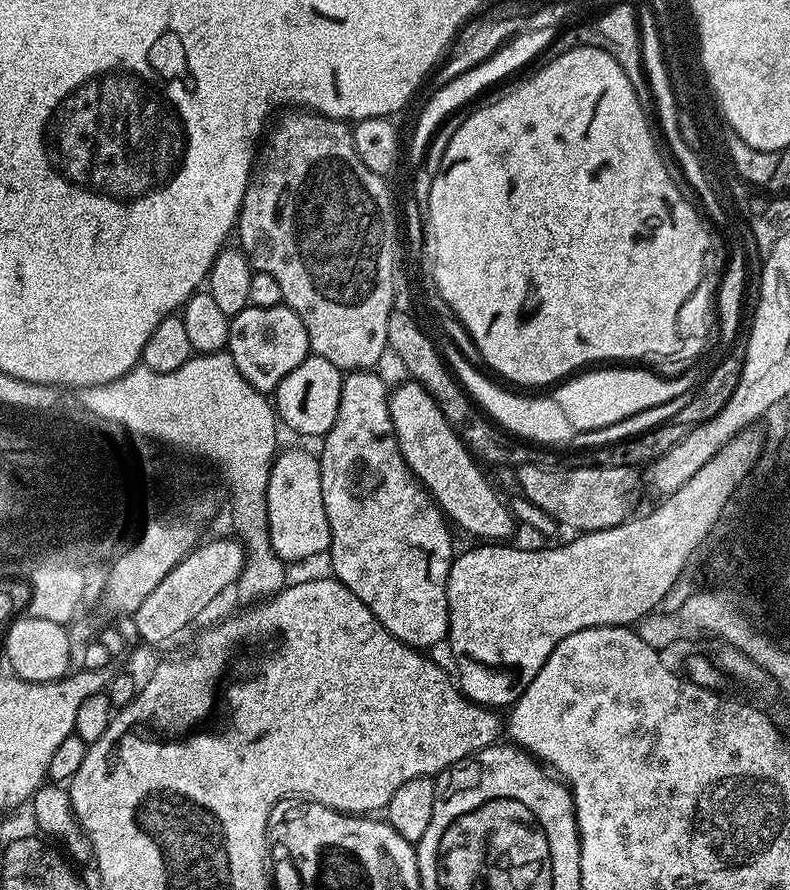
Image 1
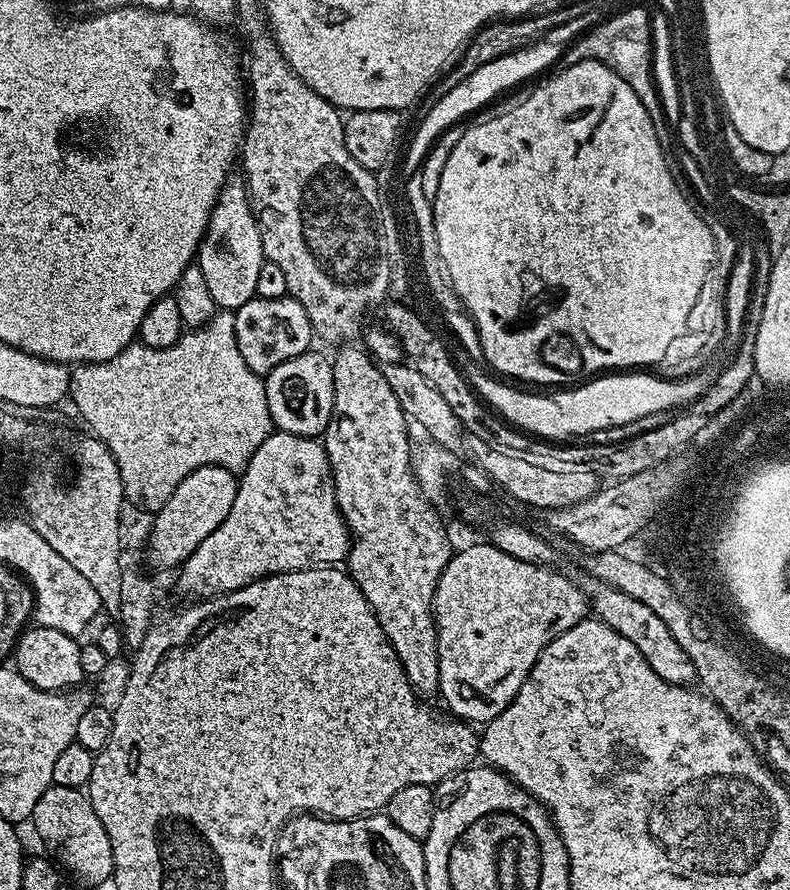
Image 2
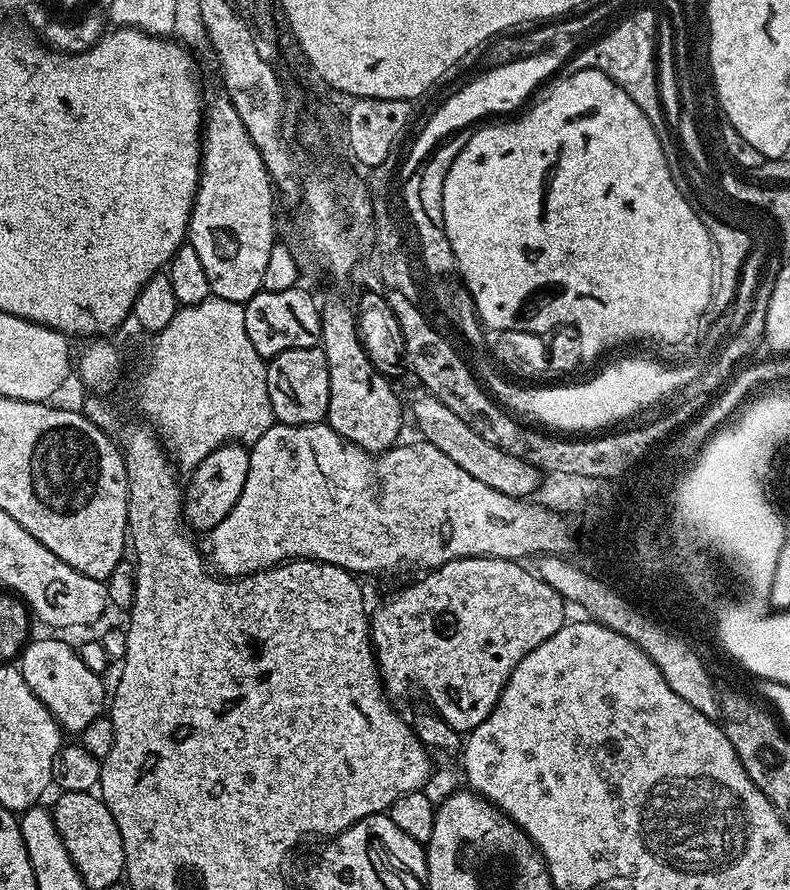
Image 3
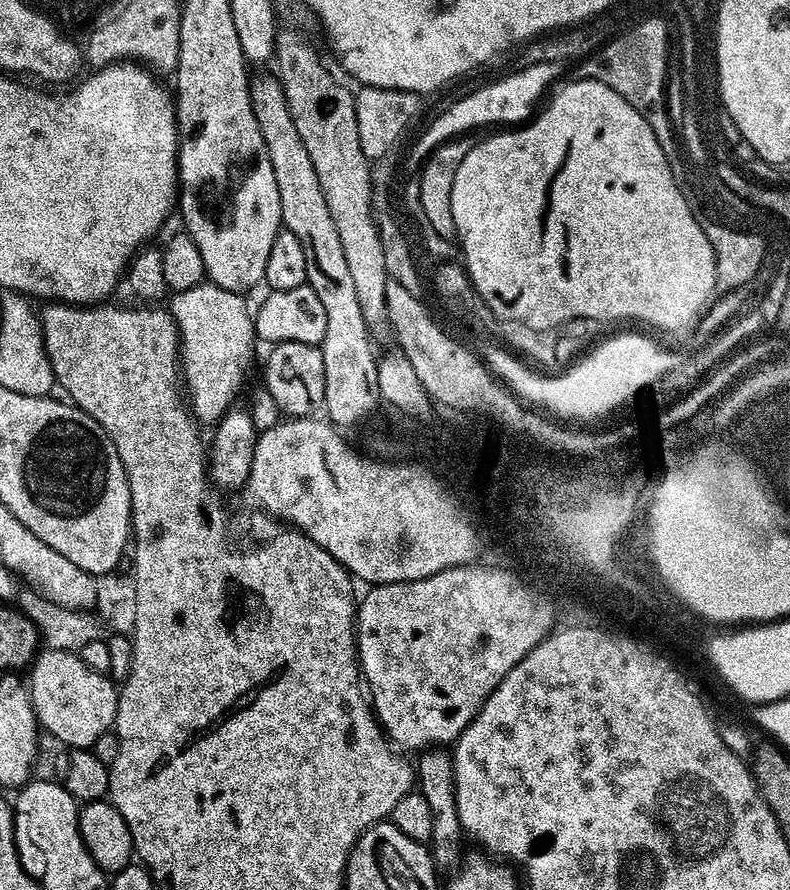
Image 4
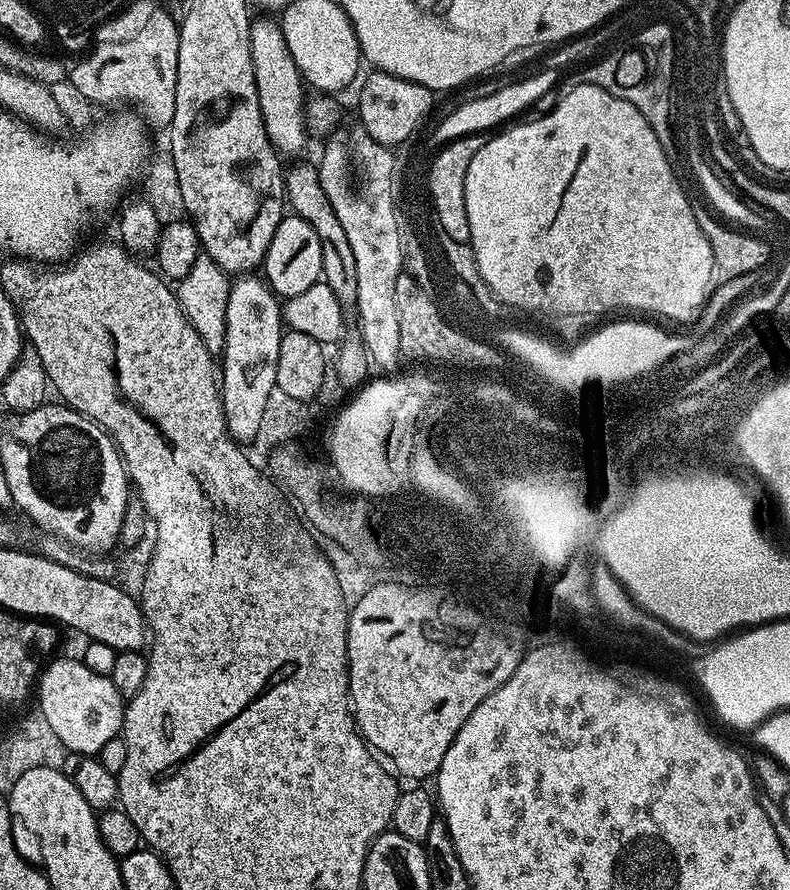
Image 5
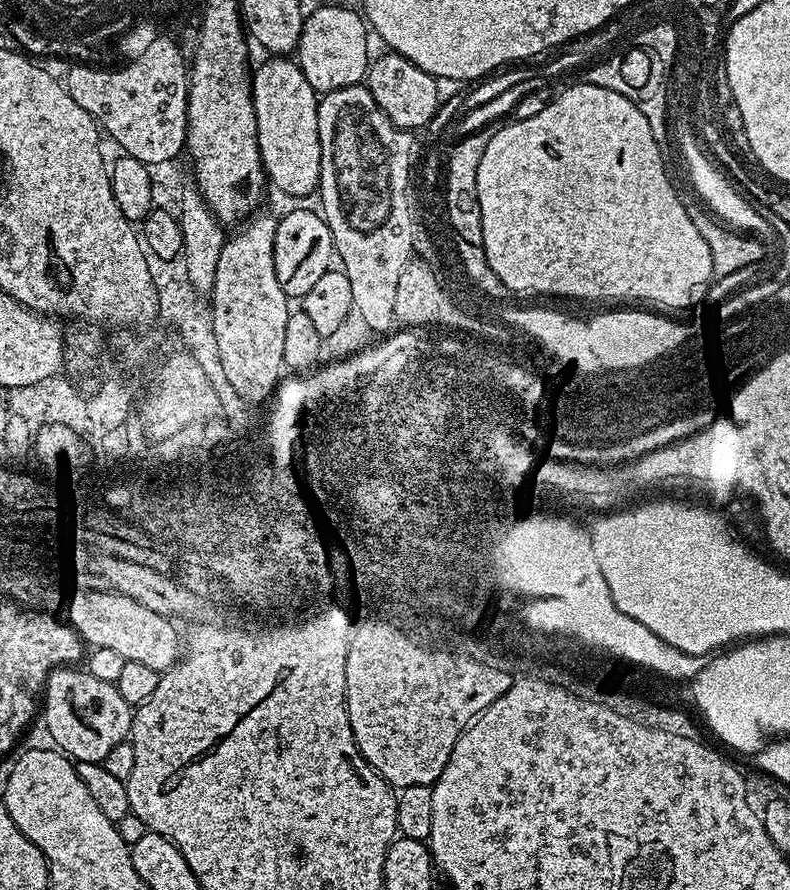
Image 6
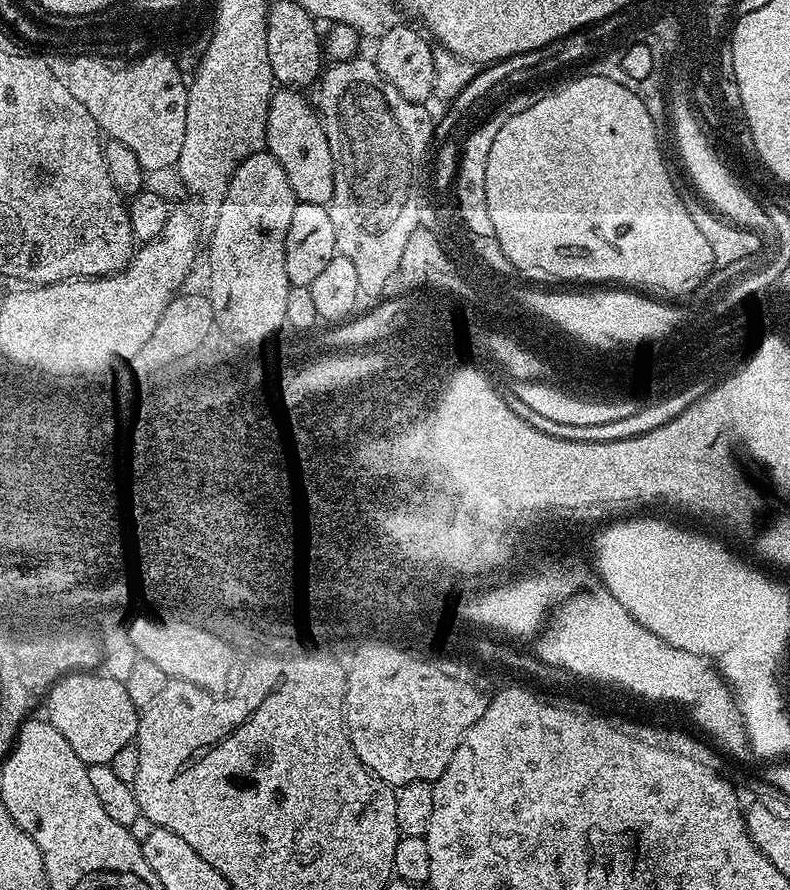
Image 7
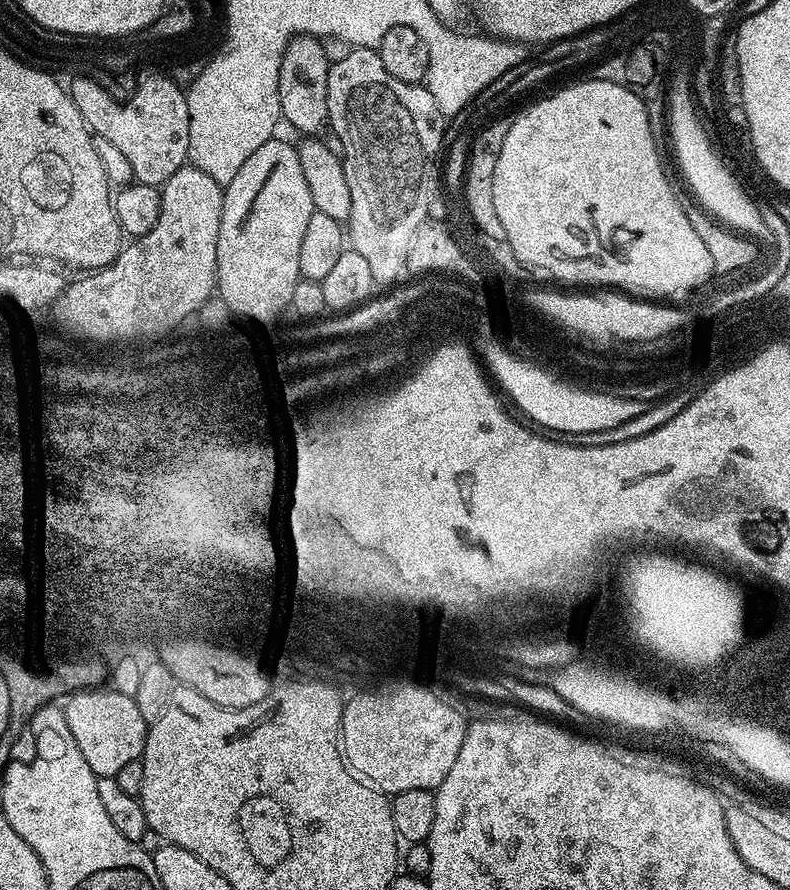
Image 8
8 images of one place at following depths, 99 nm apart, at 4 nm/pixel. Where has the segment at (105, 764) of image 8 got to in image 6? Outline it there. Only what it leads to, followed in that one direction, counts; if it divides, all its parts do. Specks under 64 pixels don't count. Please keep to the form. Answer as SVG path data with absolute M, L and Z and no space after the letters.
M61 666L48 675L42 693L42 720L52 735L51 743L76 762L99 764L131 733L133 709L122 702L115 683L94 678L87 670Z

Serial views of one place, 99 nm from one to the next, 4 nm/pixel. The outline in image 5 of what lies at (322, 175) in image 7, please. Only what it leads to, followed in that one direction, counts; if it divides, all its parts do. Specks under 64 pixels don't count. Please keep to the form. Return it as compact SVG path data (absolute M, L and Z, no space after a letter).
M272 18L253 19L250 30L250 58L254 62L254 82L258 90L258 102L262 110L262 122L273 148L281 157L296 156L310 140L305 128L305 81L291 57L279 23Z

